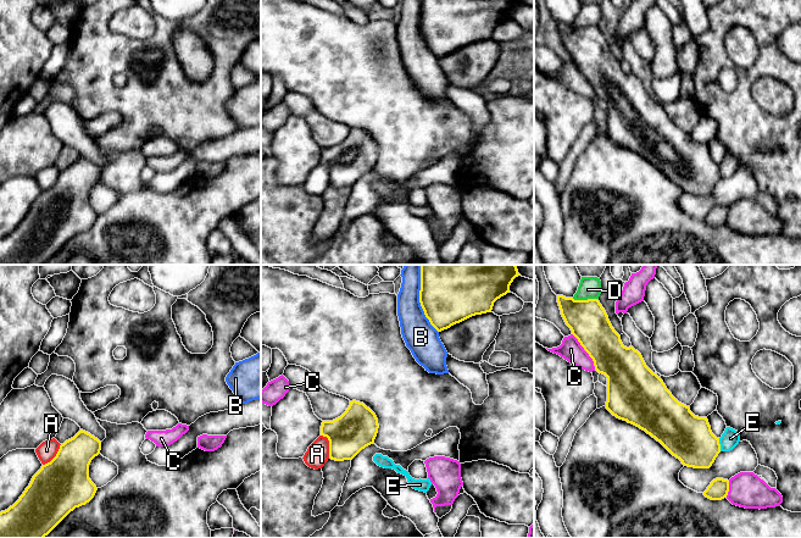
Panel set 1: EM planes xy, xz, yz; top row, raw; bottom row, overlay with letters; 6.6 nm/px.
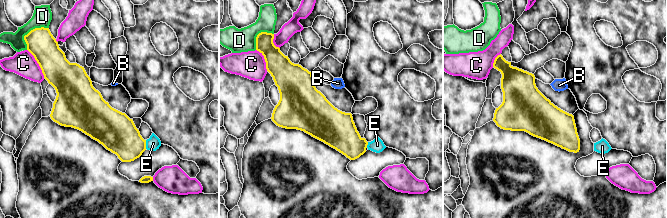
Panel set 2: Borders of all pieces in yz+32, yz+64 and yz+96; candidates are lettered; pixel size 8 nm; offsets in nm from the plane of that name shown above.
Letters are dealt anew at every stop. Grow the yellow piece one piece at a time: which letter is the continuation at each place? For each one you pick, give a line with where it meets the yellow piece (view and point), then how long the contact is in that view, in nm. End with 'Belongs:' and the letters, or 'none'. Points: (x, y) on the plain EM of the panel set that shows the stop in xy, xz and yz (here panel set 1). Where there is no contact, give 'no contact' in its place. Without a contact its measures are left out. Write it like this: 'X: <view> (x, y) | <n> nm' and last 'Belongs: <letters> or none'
Belongs: none

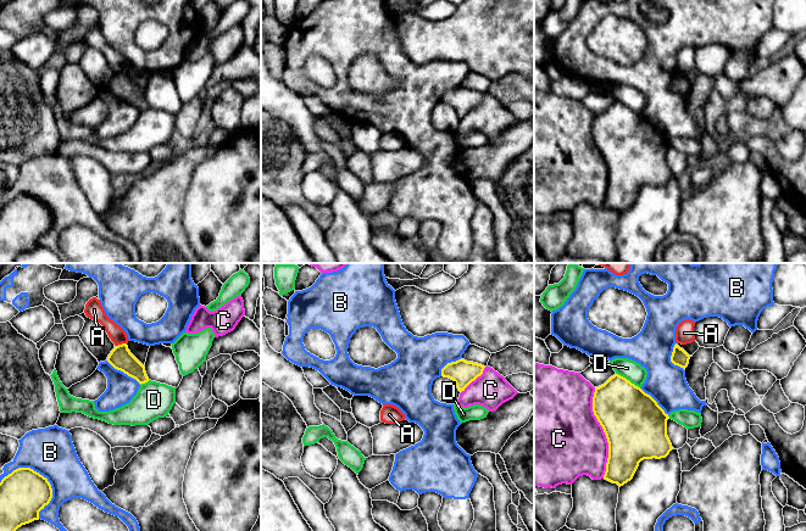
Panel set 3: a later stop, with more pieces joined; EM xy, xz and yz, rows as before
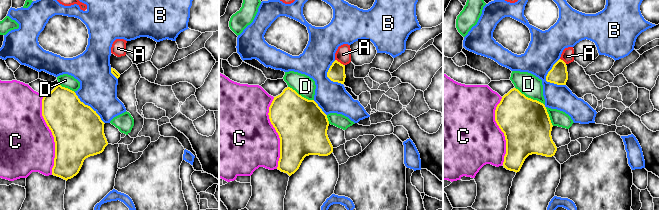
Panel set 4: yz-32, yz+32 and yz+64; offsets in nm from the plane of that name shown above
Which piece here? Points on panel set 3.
Belongs: none

